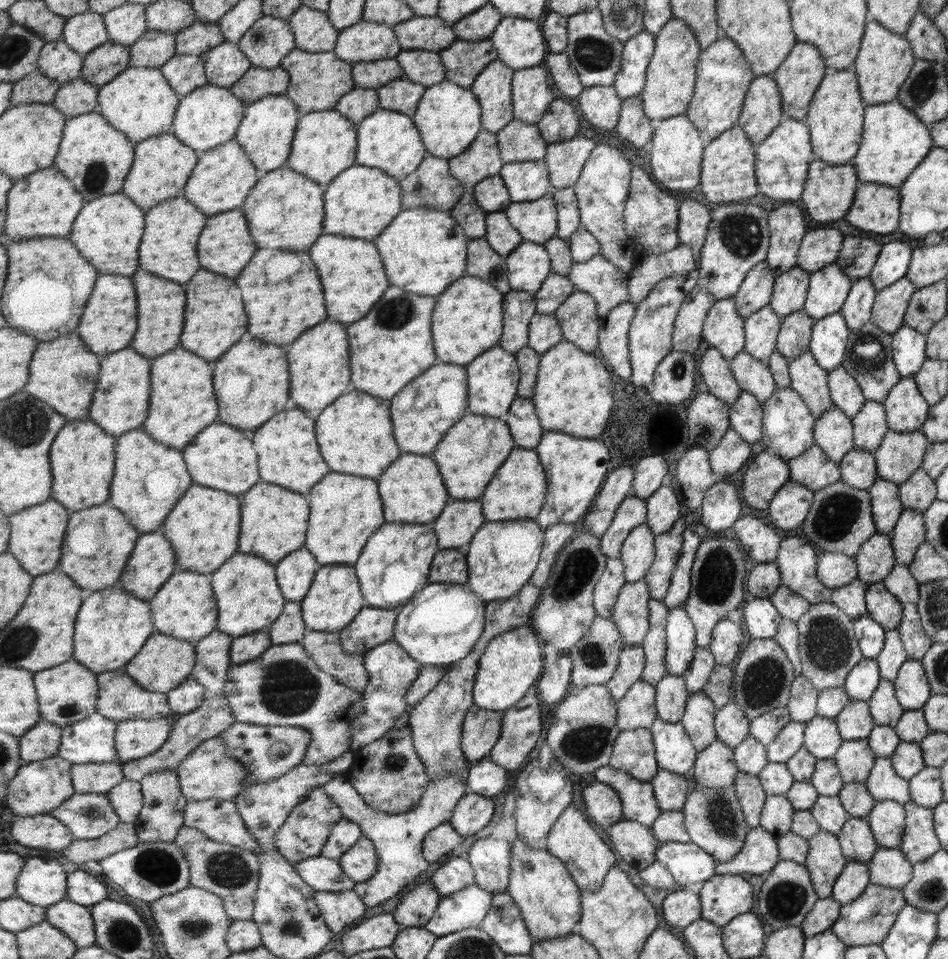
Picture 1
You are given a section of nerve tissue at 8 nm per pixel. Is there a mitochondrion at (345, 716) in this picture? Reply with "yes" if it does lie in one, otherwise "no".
no

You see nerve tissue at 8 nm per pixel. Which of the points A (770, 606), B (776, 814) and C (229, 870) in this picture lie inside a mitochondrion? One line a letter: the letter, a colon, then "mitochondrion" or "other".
A: other
B: other
C: mitochondrion

